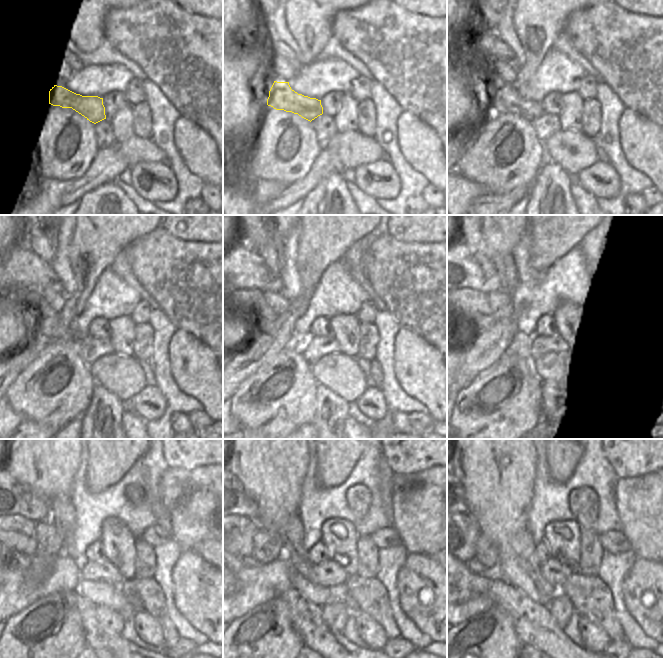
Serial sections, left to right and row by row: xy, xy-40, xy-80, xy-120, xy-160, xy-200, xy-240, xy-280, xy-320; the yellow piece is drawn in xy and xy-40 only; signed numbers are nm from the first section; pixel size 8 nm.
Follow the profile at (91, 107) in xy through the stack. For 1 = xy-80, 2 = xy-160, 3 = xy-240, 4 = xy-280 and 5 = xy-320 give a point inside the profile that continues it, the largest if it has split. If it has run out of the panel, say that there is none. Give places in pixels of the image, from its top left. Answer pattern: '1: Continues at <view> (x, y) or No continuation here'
1: Continues at xy-80 (505, 99)
2: Continues at xy-160 (253, 299)
3: Continues at xy-240 (19, 539)
4: Continues at xy-280 (243, 529)
5: Continues at xy-320 (467, 530)

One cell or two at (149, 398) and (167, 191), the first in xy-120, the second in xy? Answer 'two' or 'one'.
one

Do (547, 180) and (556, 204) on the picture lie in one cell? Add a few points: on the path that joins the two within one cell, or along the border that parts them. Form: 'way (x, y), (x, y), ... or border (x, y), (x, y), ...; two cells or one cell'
way (551, 186), (551, 198); one cell

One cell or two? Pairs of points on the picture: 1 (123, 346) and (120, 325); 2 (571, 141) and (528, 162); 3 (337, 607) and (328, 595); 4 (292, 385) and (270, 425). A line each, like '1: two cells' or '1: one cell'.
1: one cell
2: two cells
3: two cells
4: one cell

